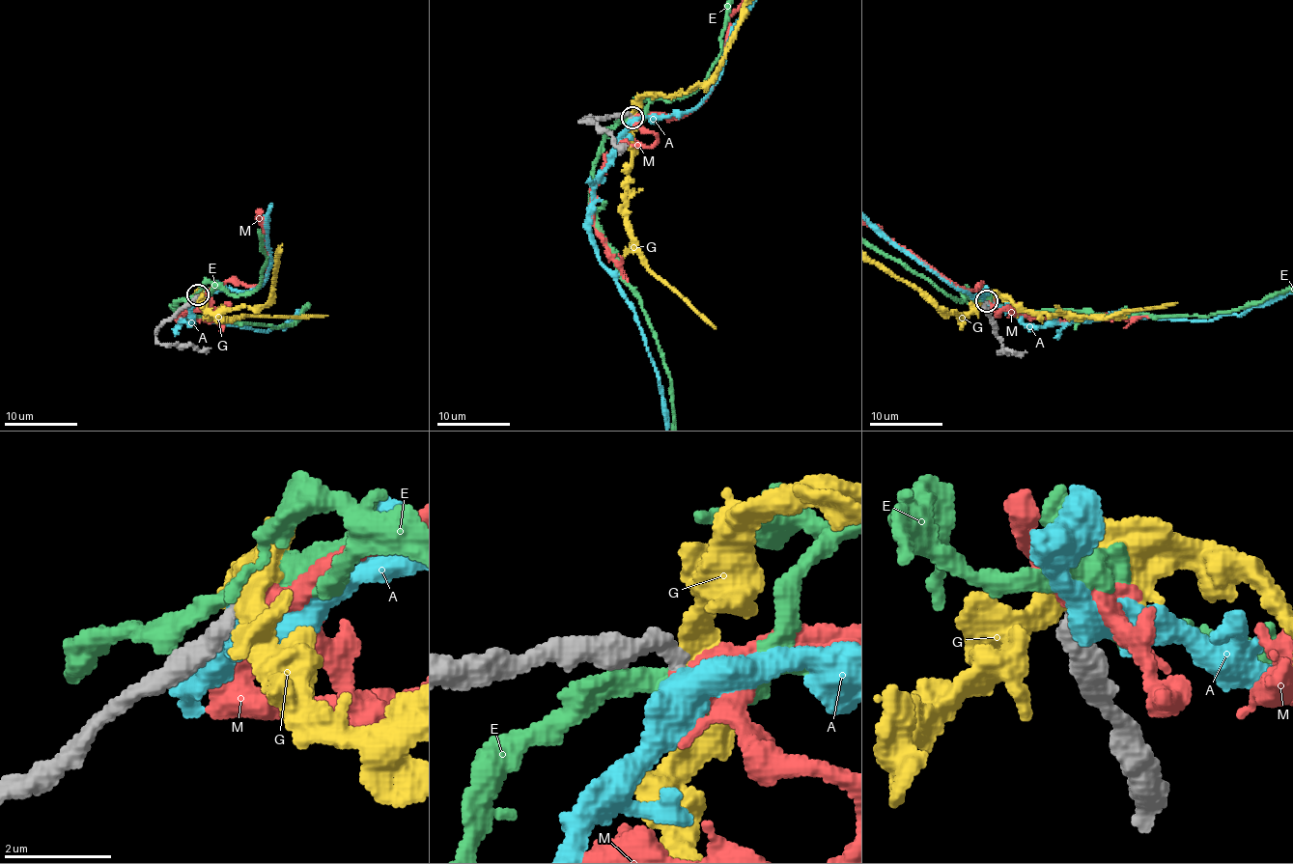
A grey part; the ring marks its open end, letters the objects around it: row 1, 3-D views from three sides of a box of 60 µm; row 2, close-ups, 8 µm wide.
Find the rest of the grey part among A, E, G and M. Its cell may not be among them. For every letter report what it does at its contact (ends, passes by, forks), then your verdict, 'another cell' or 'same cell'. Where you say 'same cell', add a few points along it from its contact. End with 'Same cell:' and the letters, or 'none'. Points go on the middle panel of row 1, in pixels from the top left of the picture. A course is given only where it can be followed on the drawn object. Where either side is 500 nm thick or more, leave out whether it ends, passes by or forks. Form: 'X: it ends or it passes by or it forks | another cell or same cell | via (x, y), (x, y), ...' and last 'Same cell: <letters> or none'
A: it passes by | another cell
E: it passes by | another cell
G: it passes by | another cell
M: same cell
Same cell: M

